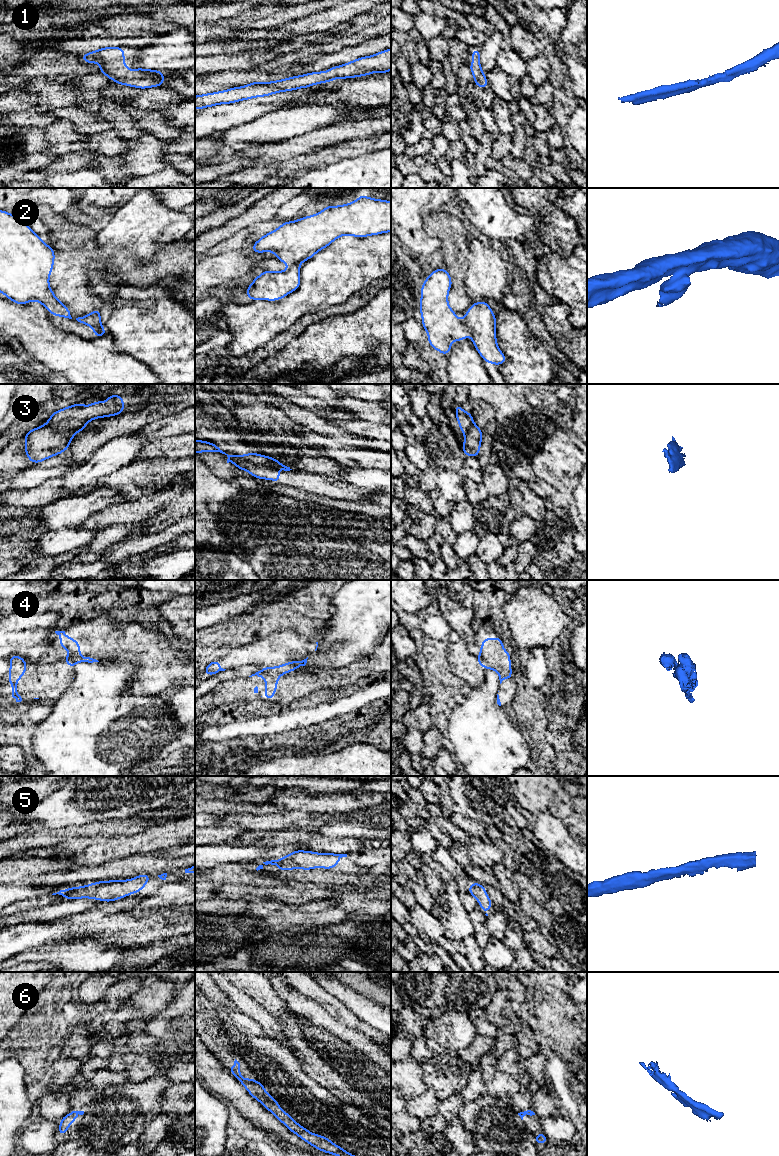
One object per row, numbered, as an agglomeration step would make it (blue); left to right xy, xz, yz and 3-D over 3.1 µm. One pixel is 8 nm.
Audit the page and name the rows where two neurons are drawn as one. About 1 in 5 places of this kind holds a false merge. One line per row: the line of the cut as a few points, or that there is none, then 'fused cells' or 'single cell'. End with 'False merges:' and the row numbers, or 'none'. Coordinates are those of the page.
1: cut none; single cell
2: cut none; single cell
3: cut xz (232, 455), (270, 468); fused cells
4: cut none; single cell
5: cut none; single cell
6: cut none; single cell
False merges: 3

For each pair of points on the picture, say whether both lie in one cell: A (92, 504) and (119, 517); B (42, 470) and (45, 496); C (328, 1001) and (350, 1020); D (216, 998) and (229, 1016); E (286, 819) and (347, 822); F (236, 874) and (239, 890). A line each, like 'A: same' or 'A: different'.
A: different
B: different
C: same
D: different
E: different
F: different

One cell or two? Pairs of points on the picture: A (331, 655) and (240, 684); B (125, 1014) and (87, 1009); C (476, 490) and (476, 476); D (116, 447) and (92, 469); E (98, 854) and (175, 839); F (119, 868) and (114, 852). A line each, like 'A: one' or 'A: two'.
A: two
B: two
C: two
D: one
E: one
F: two

